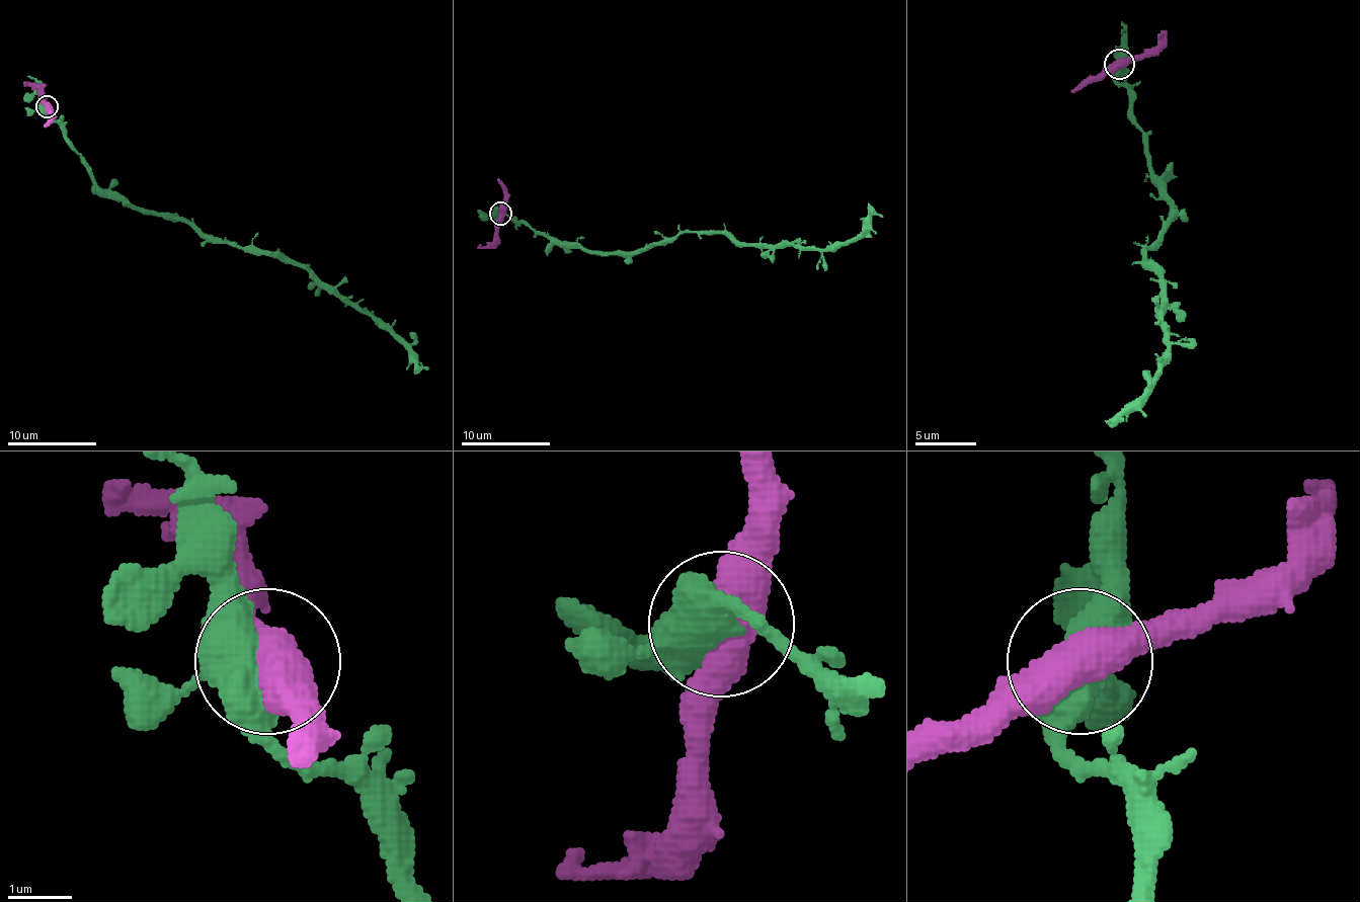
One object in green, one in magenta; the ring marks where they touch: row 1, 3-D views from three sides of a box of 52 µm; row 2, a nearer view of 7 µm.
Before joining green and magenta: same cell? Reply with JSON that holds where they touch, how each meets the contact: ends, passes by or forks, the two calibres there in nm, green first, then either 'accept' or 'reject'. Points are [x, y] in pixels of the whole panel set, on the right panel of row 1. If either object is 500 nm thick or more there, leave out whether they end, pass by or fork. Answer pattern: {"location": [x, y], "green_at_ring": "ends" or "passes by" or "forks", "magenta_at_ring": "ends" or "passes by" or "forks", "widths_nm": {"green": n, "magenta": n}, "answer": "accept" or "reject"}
{"location": [1119, 64], "widths_nm": {"green": 480, "magenta": 550}, "answer": "reject"}

